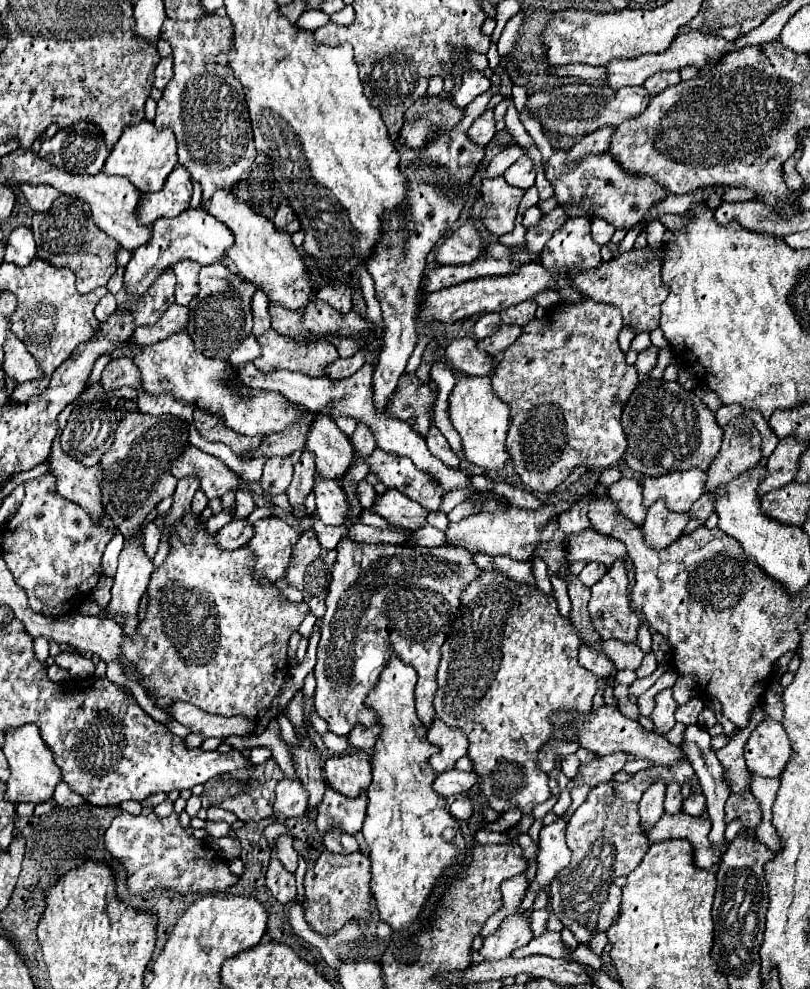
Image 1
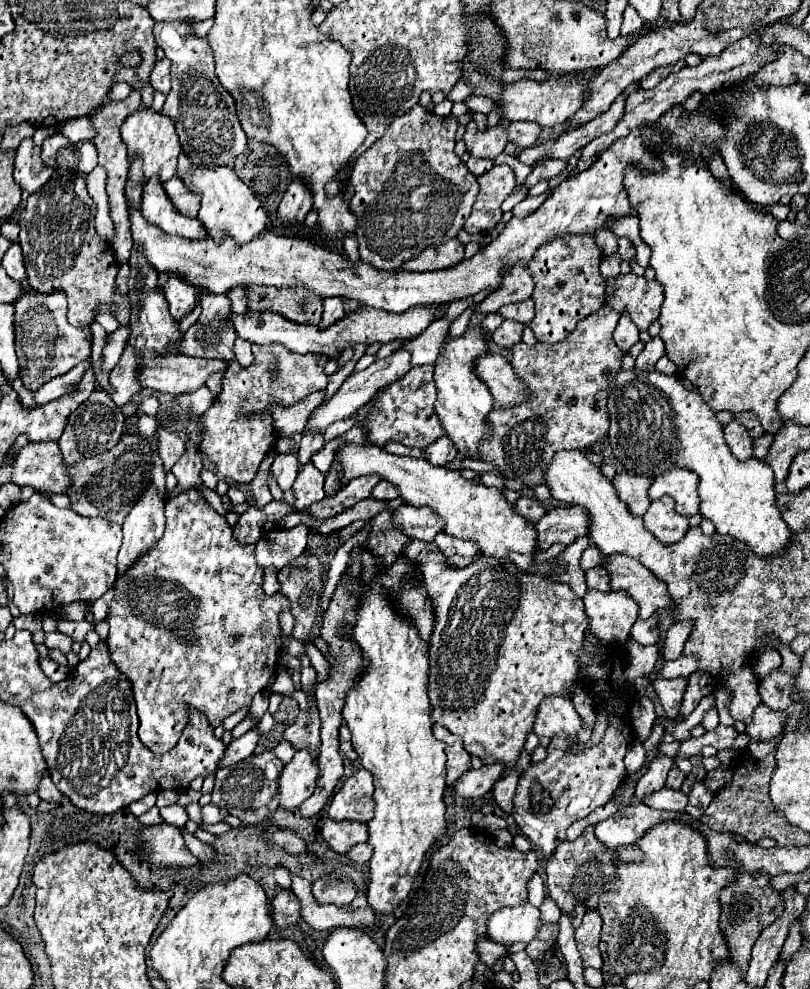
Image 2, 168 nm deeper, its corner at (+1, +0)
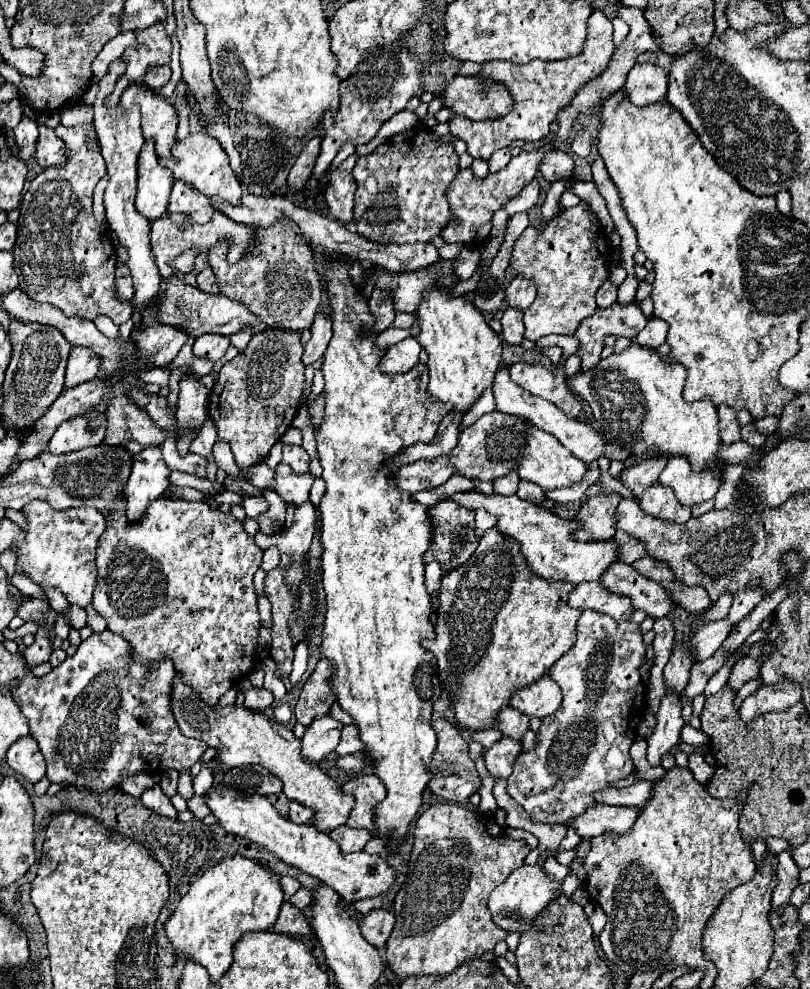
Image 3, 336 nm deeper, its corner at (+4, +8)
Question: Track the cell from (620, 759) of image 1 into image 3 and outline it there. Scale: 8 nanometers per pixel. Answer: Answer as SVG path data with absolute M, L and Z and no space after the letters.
M585 610L577 622L575 646L565 658L559 658L551 666L549 676L561 686L561 708L543 718L537 734L537 748L521 752L513 764L513 772L507 778L509 796L525 808L533 822L567 824L571 818L583 814L589 806L595 806L595 794L611 788L613 782L627 778L633 770L629 748L635 740L637 724L645 710L645 684L639 676L639 666L645 658L645 644L635 622L615 622L609 616Z

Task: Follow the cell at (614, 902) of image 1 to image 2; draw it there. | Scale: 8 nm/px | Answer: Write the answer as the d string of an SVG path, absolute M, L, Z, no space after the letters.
M588 910L582 918L582 924L576 928L576 944L584 968L588 966L596 970L602 968L602 956L598 950L600 930L602 930L602 918L598 918L596 910Z

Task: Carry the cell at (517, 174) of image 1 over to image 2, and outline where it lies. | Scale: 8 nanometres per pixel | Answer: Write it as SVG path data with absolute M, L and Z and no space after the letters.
M556 158L546 160L546 162L542 162L542 164L538 164L538 166L534 166L534 168L532 168L532 172L530 172L530 176L528 176L526 186L530 188L530 186L538 184L540 180L550 180L550 178L558 176L560 172L564 172L564 170L566 170L566 166L568 166L568 162L562 162L562 160L556 160Z

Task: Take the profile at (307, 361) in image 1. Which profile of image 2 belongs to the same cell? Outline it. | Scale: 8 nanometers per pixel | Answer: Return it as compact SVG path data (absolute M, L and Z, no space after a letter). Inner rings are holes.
M280 344L252 346L254 362L248 368L236 366L236 370L226 370L222 380L222 392L216 396L214 404L202 414L204 440L200 452L216 466L216 470L230 478L232 482L252 482L258 472L264 456L276 446L276 428L274 418L268 412L268 406L280 404L284 408L298 404L312 392L324 390L328 378L324 374L324 360L316 360L314 354L296 354L288 352ZM290 396L296 396L296 402L282 402ZM232 400L232 402L230 402Z

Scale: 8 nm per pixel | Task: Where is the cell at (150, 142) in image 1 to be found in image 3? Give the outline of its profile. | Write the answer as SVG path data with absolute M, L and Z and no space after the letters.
M133 84L121 94L119 106L129 110L133 104L141 108L141 130L145 140L155 140L157 156L167 158L171 154L171 146L175 144L177 130L177 112L169 104L169 100L153 94L145 86Z

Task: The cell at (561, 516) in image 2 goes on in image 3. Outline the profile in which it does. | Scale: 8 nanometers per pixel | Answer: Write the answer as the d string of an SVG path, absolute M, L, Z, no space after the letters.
M617 494L591 496L577 508L577 522L581 528L575 530L575 538L585 542L587 538L611 540L615 534L615 510L619 504Z

